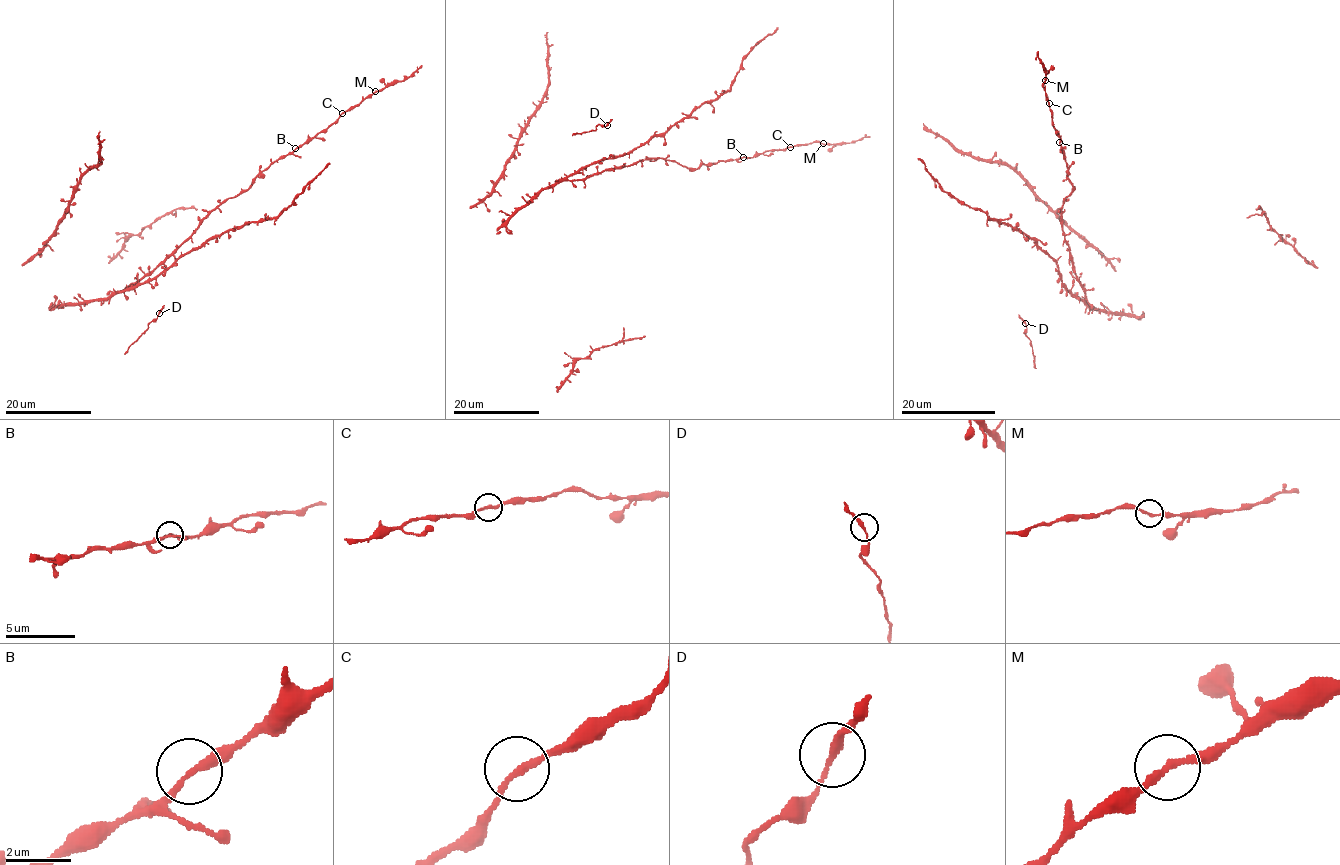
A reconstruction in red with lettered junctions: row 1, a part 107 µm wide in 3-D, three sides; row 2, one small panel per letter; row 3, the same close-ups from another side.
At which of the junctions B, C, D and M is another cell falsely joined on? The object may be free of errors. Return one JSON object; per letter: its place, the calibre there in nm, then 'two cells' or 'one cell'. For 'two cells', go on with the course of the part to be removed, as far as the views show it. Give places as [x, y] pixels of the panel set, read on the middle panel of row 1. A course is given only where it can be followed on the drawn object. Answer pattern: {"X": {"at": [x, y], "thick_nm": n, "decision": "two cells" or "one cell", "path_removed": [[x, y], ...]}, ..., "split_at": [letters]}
{"B": {"at": [743, 157], "thick_nm": 220, "decision": "one cell"}, "C": {"at": [790, 147], "thick_nm": 200, "decision": "one cell"}, "D": {"at": [607, 125], "thick_nm": 200, "decision": "one cell"}, "M": {"at": [823, 143], "thick_nm": 200, "decision": "one cell"}, "split_at": []}

